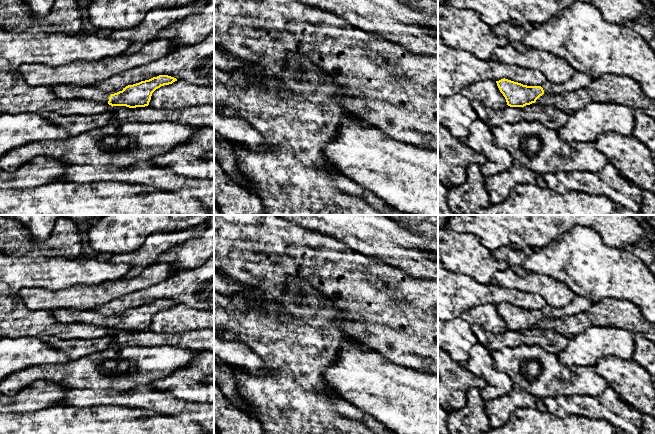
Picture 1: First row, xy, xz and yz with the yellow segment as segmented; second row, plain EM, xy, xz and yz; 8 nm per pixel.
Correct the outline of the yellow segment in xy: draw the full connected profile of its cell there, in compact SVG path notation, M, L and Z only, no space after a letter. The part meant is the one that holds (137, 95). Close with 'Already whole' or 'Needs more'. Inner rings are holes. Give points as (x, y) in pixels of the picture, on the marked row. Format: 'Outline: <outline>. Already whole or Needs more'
Outline: M159 75L149 80L128 85L122 90L104 91L96 86L58 85L52 88L61 99L81 99L97 103L108 103L113 106L129 108L145 107L149 105L152 93L164 85L172 84L176 78Z. Needs more

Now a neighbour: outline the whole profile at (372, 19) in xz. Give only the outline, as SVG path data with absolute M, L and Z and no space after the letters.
M297 0L311 7L334 13L352 26L376 33L421 55L438 57L438 17L400 0Z

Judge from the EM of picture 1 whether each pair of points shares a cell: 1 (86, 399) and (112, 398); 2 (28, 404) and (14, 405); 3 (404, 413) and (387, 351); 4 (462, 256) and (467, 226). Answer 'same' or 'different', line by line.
1: same
2: same
3: different
4: different

